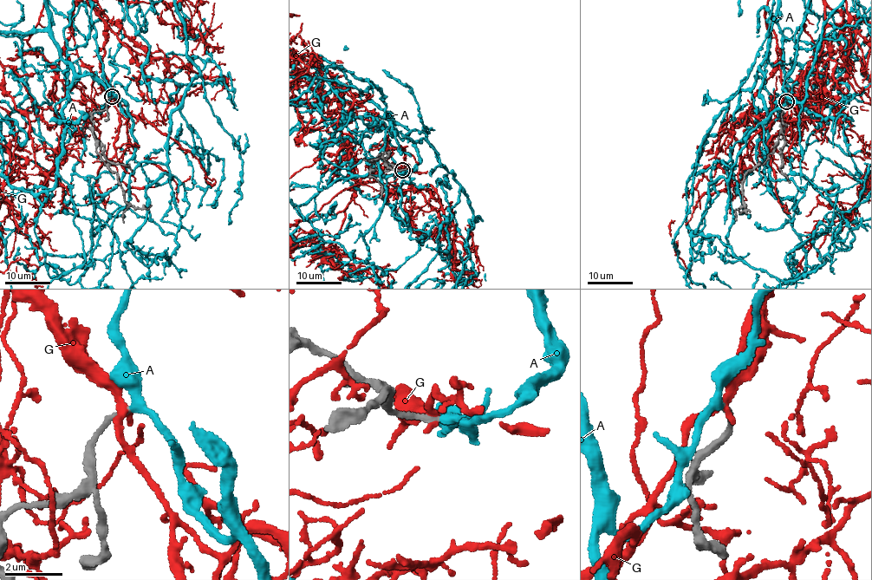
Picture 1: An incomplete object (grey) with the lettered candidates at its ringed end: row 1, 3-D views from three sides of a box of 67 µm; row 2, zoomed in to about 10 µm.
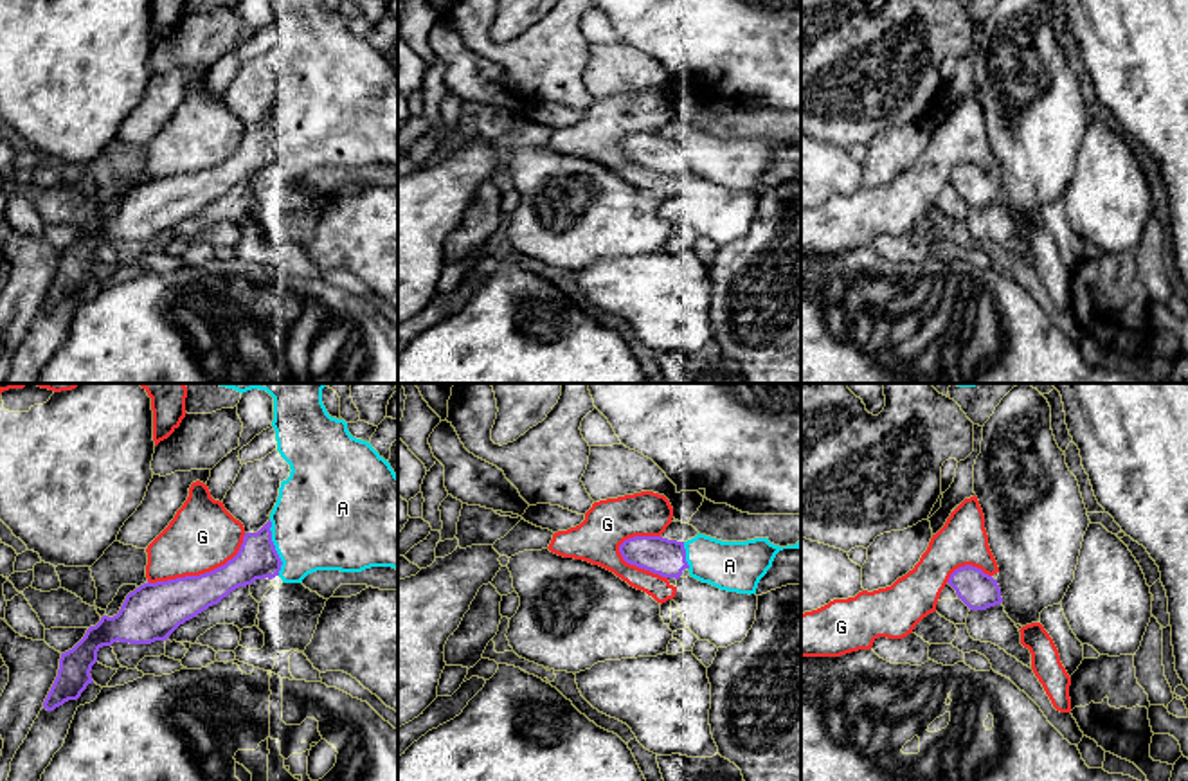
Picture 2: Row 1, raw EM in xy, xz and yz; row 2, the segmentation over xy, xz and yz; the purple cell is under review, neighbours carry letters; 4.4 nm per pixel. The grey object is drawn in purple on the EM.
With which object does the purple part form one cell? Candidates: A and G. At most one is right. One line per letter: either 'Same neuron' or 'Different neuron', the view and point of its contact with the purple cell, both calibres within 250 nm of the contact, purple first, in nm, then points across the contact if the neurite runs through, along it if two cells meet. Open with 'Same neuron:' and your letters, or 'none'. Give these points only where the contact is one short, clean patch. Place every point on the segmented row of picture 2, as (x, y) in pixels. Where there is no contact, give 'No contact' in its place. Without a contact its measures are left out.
Same neuron: A
A: Same neuron. Touches purple at xy (274, 547). Thickness 180 nm (purple) against 440 nm
G: Different neuron. Touches purple at xy (202, 574). Thickness 240 nm (purple) against 300 nm

